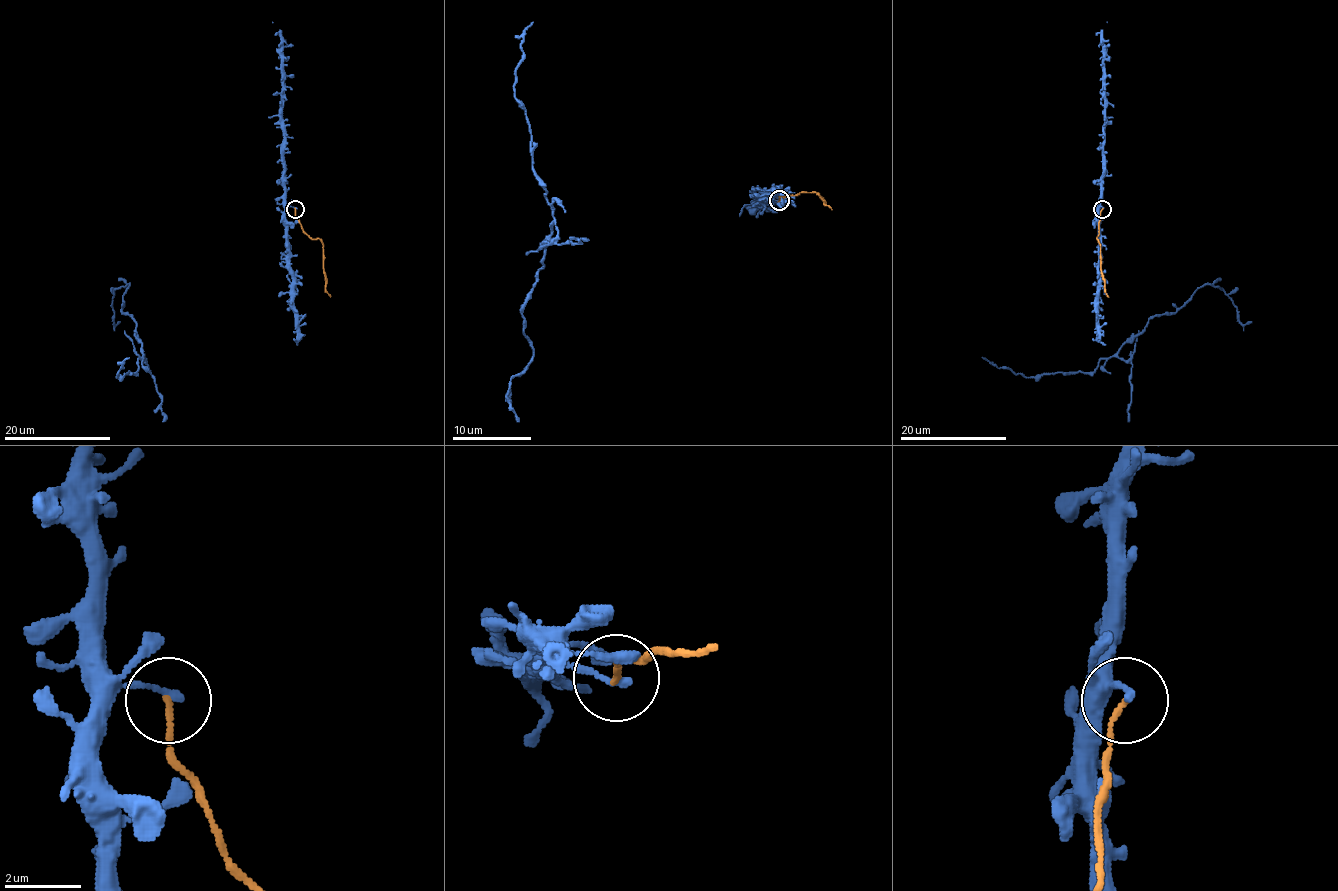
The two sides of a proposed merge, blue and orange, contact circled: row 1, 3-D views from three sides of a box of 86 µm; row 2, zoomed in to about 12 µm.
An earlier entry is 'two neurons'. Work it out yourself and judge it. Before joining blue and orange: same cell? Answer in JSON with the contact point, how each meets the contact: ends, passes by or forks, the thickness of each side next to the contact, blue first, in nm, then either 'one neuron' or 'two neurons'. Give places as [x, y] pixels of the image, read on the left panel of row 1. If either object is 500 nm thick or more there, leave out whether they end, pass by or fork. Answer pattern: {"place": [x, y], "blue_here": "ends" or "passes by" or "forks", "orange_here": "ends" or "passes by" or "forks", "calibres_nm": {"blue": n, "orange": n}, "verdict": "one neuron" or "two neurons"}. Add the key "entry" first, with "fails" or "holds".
{"entry": "holds", "place": [295, 209], "blue_here": "ends", "orange_here": "ends", "calibres_nm": {"blue": 170, "orange": 130}, "verdict": "two neurons"}

